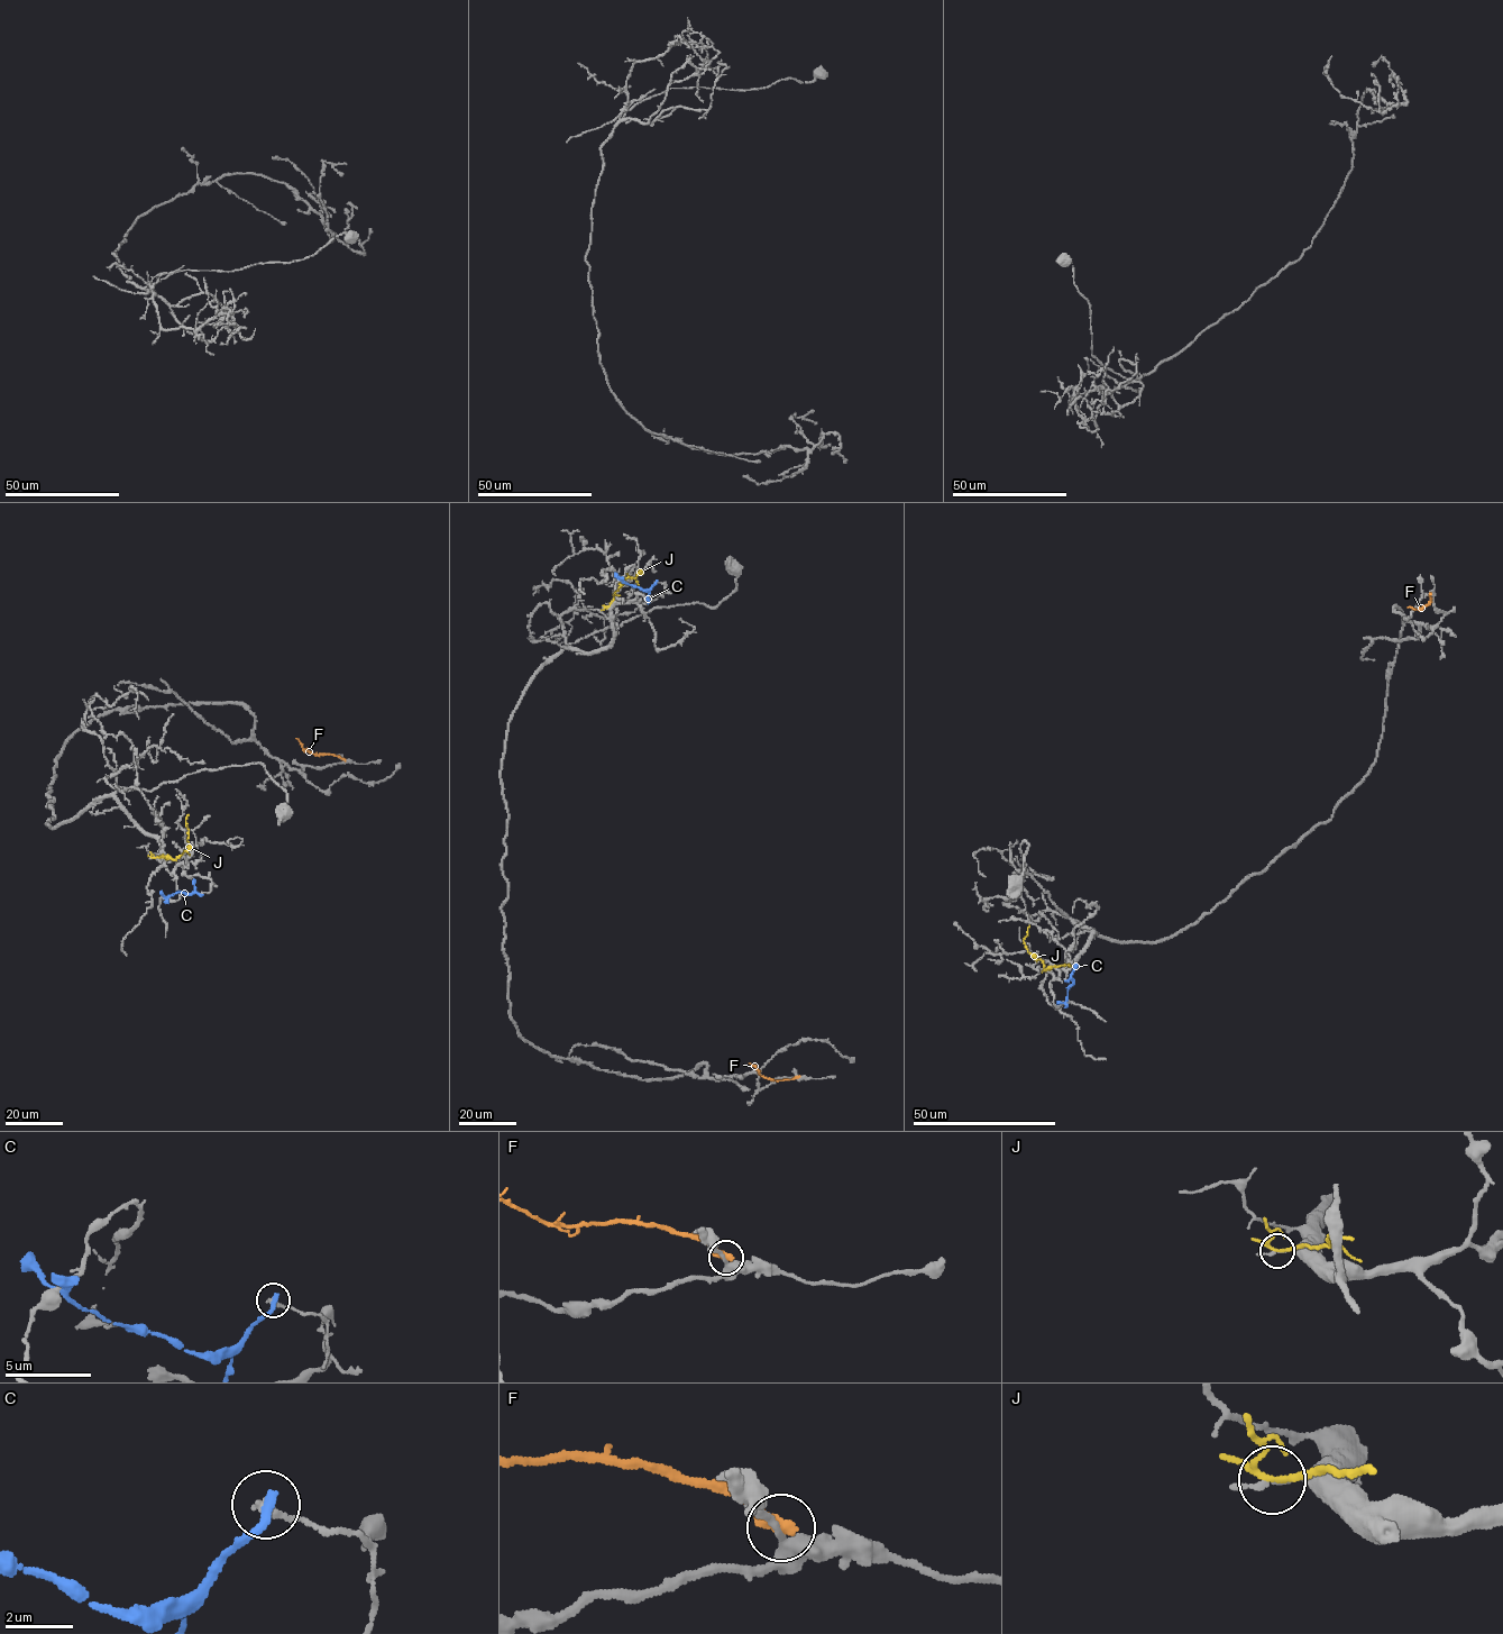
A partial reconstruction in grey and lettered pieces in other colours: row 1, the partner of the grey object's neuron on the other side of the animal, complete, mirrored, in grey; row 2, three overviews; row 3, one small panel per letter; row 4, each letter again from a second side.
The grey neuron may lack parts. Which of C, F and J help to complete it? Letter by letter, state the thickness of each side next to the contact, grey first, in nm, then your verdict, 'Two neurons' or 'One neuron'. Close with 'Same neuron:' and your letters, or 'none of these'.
C: Thickness 200 nm (grey) against 280 nm. Two neurons
F: Thickness 240 nm (grey) against 440 nm. Two neurons
J: Thickness 220 nm (grey) against 140 nm. Two neurons
Same neuron: none of these

